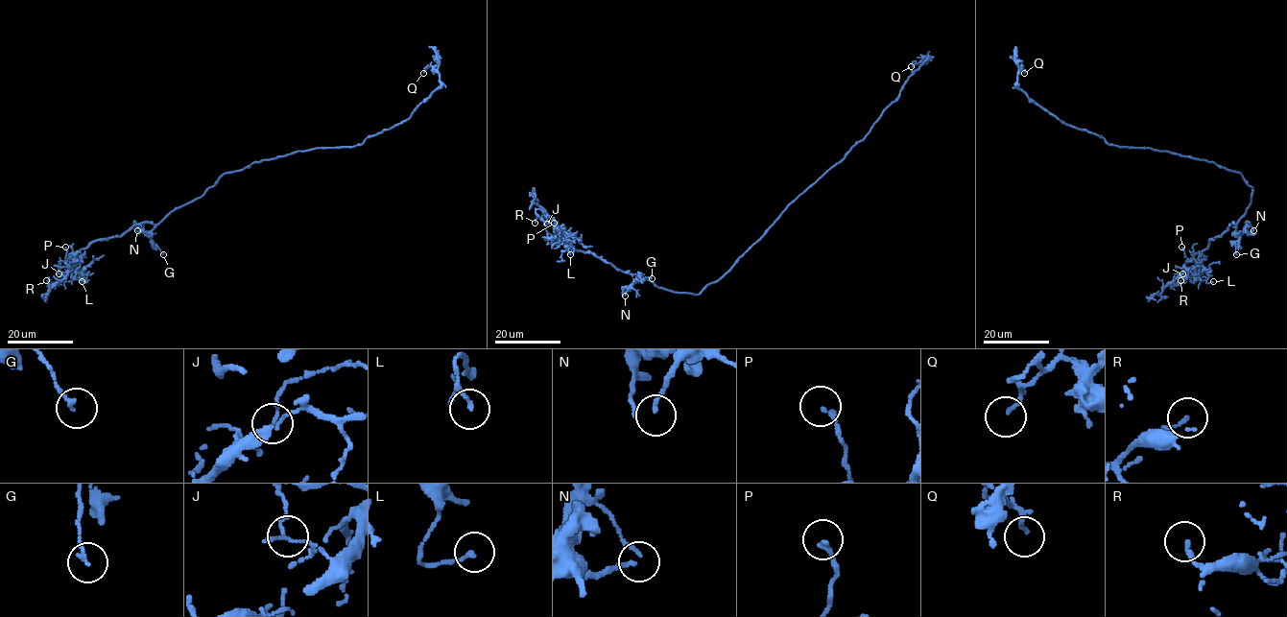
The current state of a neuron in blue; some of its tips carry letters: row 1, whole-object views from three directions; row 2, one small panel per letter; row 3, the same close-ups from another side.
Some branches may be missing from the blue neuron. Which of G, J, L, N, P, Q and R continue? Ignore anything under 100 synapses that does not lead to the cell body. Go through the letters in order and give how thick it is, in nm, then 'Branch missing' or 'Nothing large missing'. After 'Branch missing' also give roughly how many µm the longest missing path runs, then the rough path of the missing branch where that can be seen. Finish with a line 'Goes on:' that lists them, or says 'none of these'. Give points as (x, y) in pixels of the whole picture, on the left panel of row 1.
G: Thickness 150 nm. Nothing large missing
J: Thickness 70 nm. Nothing large missing
L: Thickness 140 nm. Nothing large missing
N: Thickness 130 nm. Nothing large missing
P: Thickness 180 nm. Nothing large missing
Q: Thickness 130 nm. Nothing large missing
R: Thickness 130 nm. Nothing large missing
Goes on: none of these

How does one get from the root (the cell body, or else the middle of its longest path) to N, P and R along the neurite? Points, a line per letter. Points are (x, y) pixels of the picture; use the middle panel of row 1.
N: (745, 252), (719, 279), (709, 283), (699, 294), (659, 288), (639, 277), (625, 296)
P: (745, 252), (699, 294), (679, 293), (618, 270), (590, 252), (570, 248), (556, 234), (554, 223)
R: (745, 252), (699, 294), (679, 293), (569, 248), (555, 233), (556, 223), (539, 209), (535, 223)

